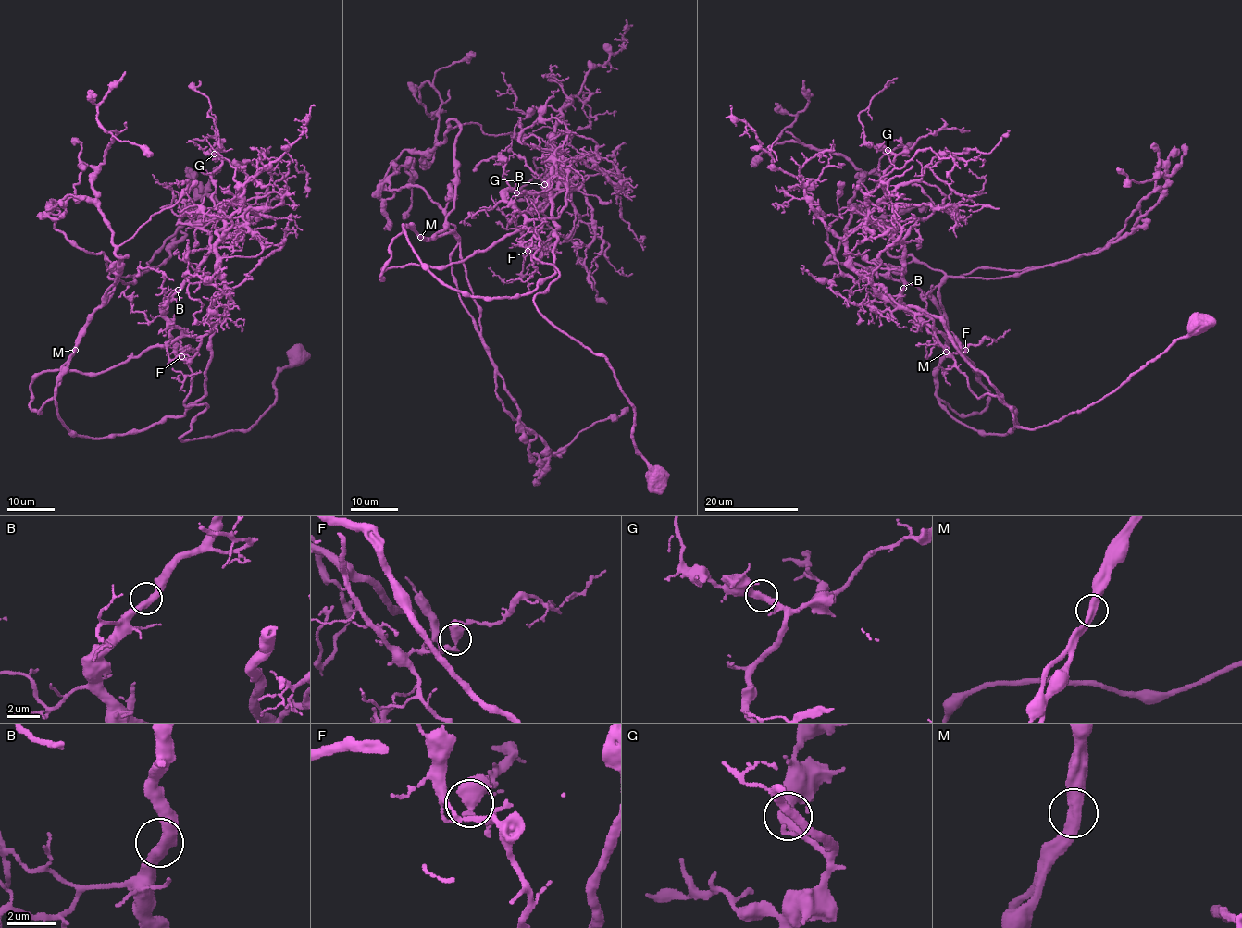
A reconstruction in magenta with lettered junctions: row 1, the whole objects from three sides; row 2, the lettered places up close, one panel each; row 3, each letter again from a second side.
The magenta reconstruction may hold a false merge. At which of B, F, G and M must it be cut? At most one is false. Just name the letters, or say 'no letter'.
M

